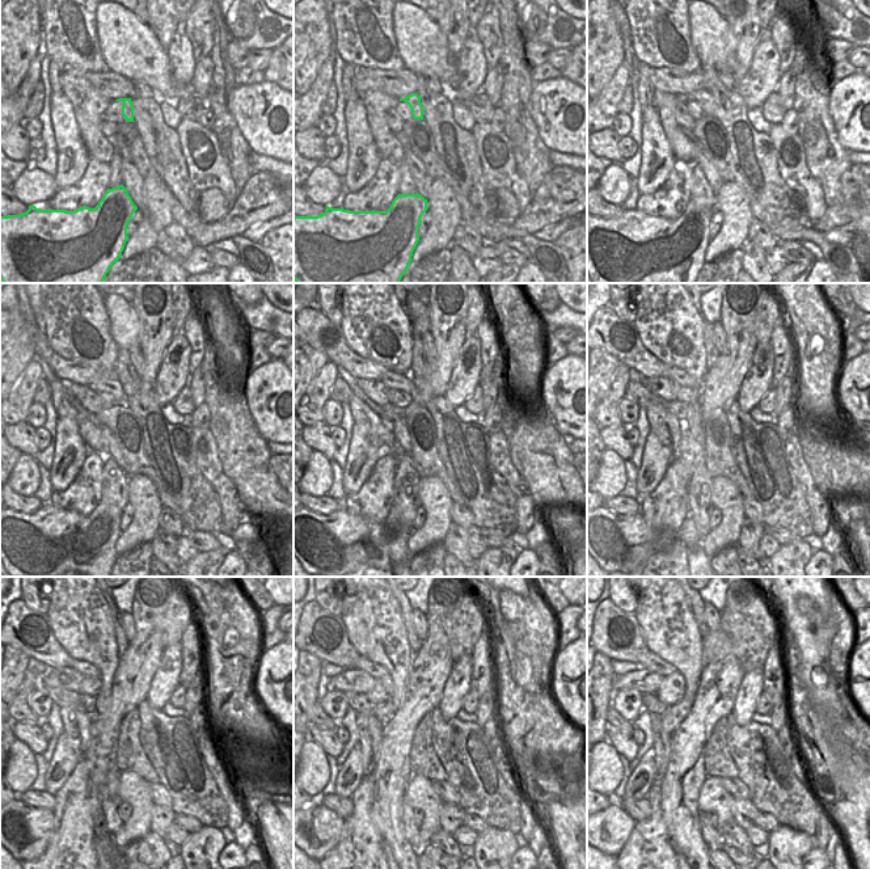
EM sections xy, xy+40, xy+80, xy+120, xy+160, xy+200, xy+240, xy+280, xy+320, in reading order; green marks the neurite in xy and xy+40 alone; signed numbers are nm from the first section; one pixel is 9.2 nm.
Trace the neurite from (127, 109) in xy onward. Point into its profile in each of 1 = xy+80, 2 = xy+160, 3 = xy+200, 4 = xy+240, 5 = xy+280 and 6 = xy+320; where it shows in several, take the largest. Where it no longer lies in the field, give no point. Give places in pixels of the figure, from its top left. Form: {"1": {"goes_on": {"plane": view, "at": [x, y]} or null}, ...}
{"1": {"goes_on": {"plane": "xy+80", "at": [706, 101]}}, "2": {"goes_on": {"plane": "xy+160", "at": [402, 382]}}, "3": {"goes_on": {"plane": "xy+200", "at": [683, 379]}}, "4": {"goes_on": {"plane": "xy+240", "at": [87, 669]}}, "5": {"goes_on": {"plane": "xy+280", "at": [374, 669]}}, "6": {"goes_on": {"plane": "xy+320", "at": [653, 662]}}}

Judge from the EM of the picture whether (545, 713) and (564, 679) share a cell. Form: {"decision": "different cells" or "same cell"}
{"decision": "different cells"}

